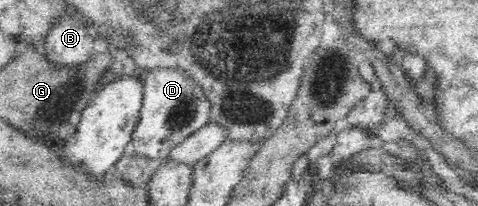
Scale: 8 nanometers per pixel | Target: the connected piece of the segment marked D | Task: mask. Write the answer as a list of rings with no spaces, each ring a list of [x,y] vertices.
[[[180,63],[149,68],[143,73],[143,79],[145,98],[142,114],[125,152],[165,159],[178,144],[182,144],[210,122],[214,104],[205,84]]]

